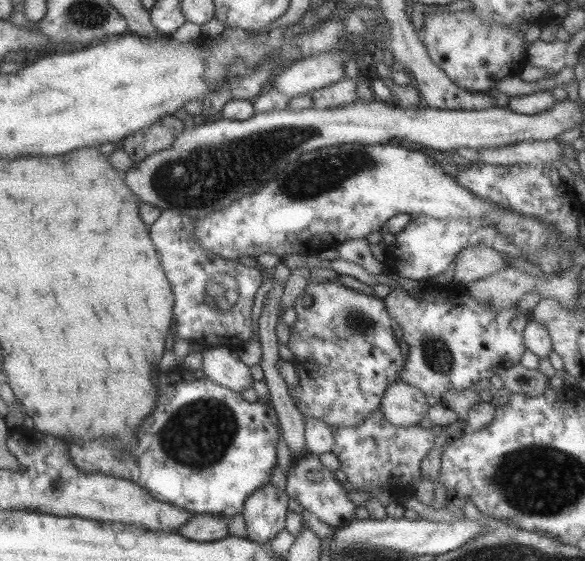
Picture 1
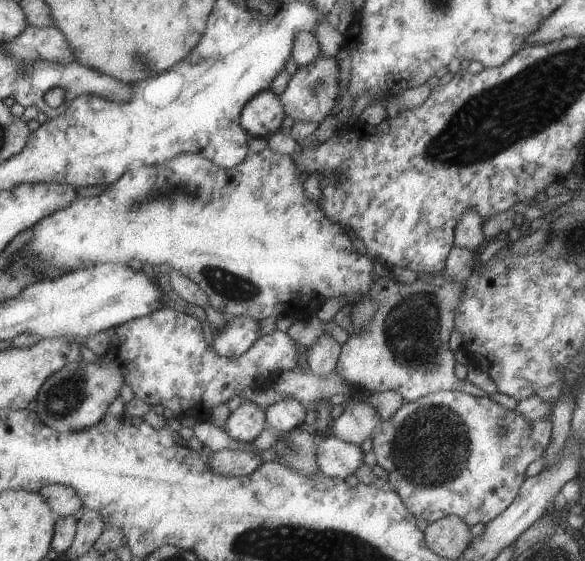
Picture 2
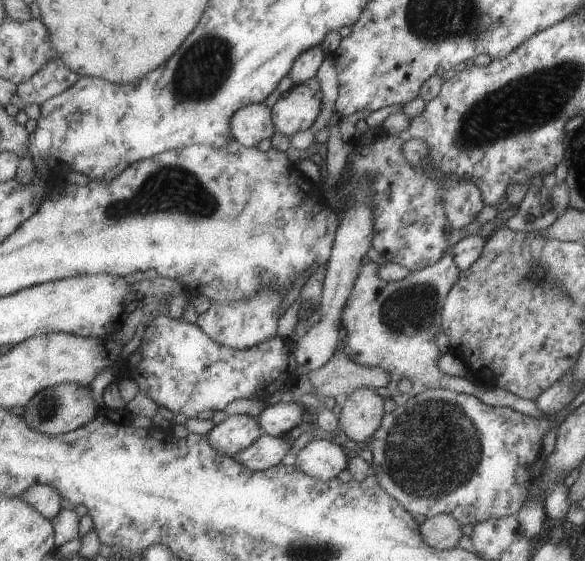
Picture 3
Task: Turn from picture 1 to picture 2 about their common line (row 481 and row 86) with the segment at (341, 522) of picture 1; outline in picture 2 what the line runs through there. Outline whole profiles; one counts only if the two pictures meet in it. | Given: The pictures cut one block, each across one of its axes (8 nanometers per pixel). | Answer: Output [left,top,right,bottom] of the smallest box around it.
[280,53,340,123]

